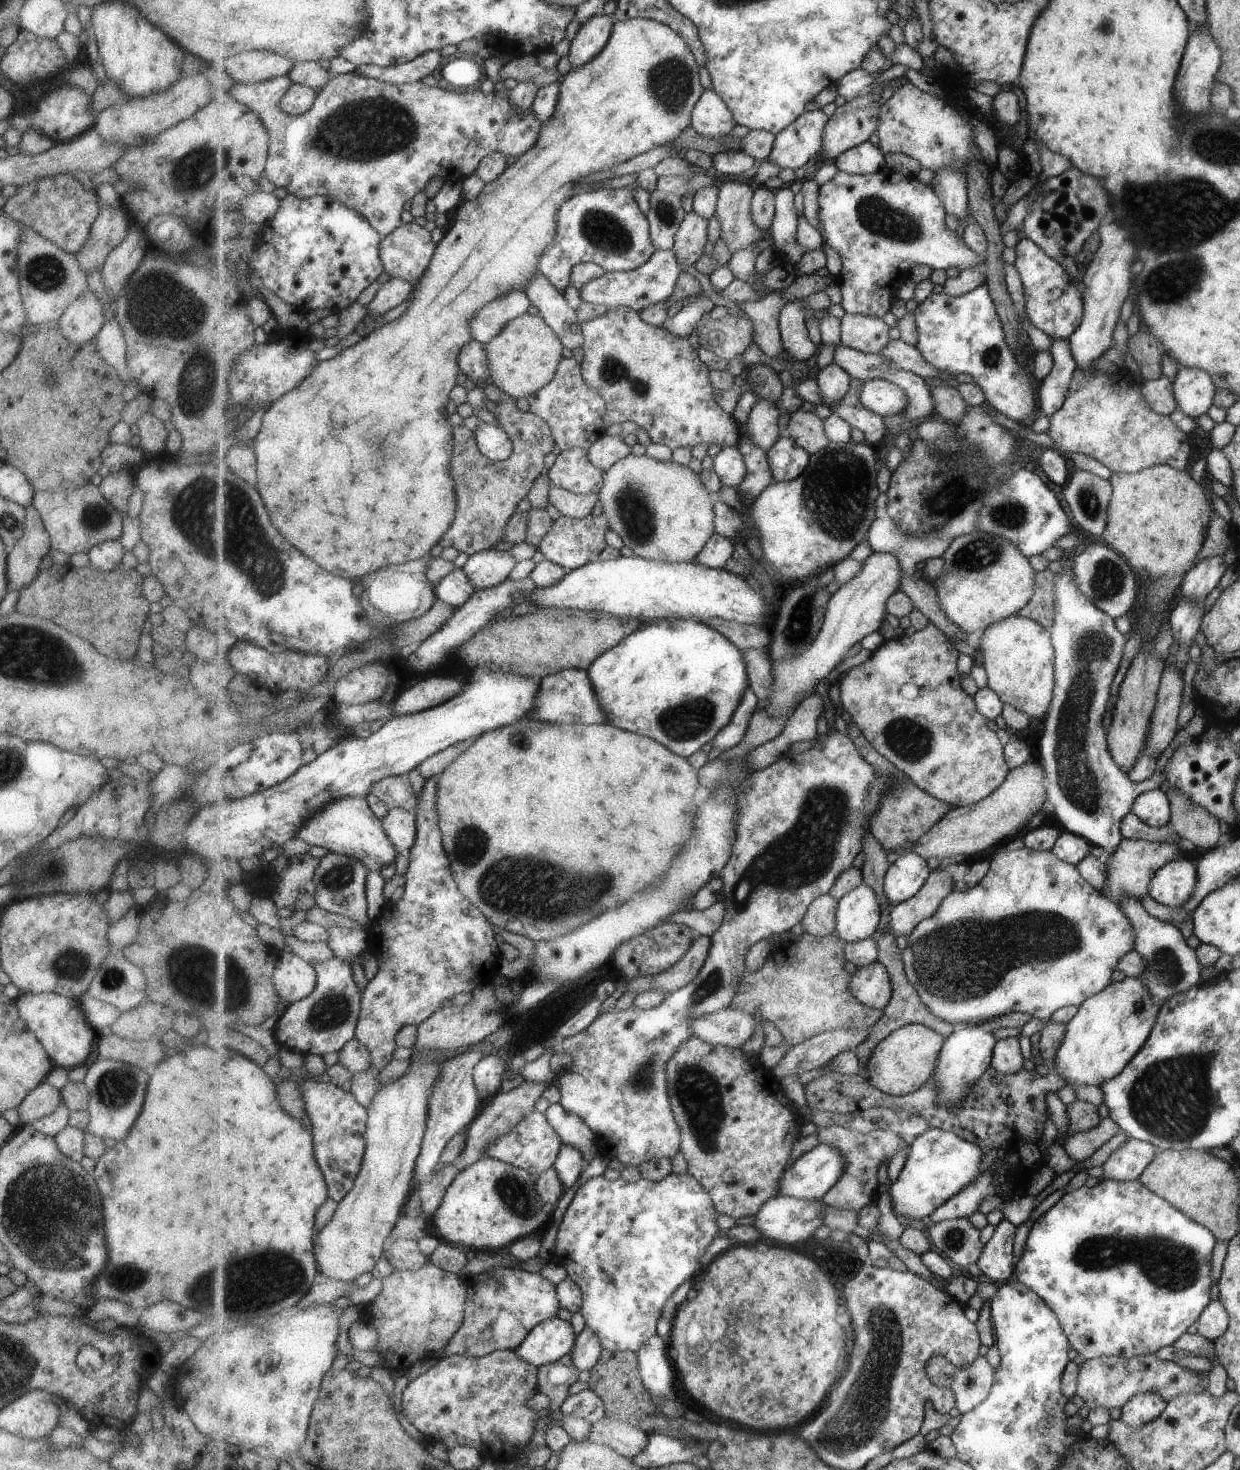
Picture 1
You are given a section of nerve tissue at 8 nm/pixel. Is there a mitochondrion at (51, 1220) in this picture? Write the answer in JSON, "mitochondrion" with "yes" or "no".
{"mitochondrion":"yes"}

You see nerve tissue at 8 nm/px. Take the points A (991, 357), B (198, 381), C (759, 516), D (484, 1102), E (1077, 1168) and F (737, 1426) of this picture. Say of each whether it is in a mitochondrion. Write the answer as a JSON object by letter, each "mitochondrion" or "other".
{"A":"mitochondrion","B":"mitochondrion","C":"other","D":"other","E":"other","F":"other"}

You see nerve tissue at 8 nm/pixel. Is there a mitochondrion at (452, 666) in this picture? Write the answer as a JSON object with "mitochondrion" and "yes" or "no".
{"mitochondrion":"no"}

